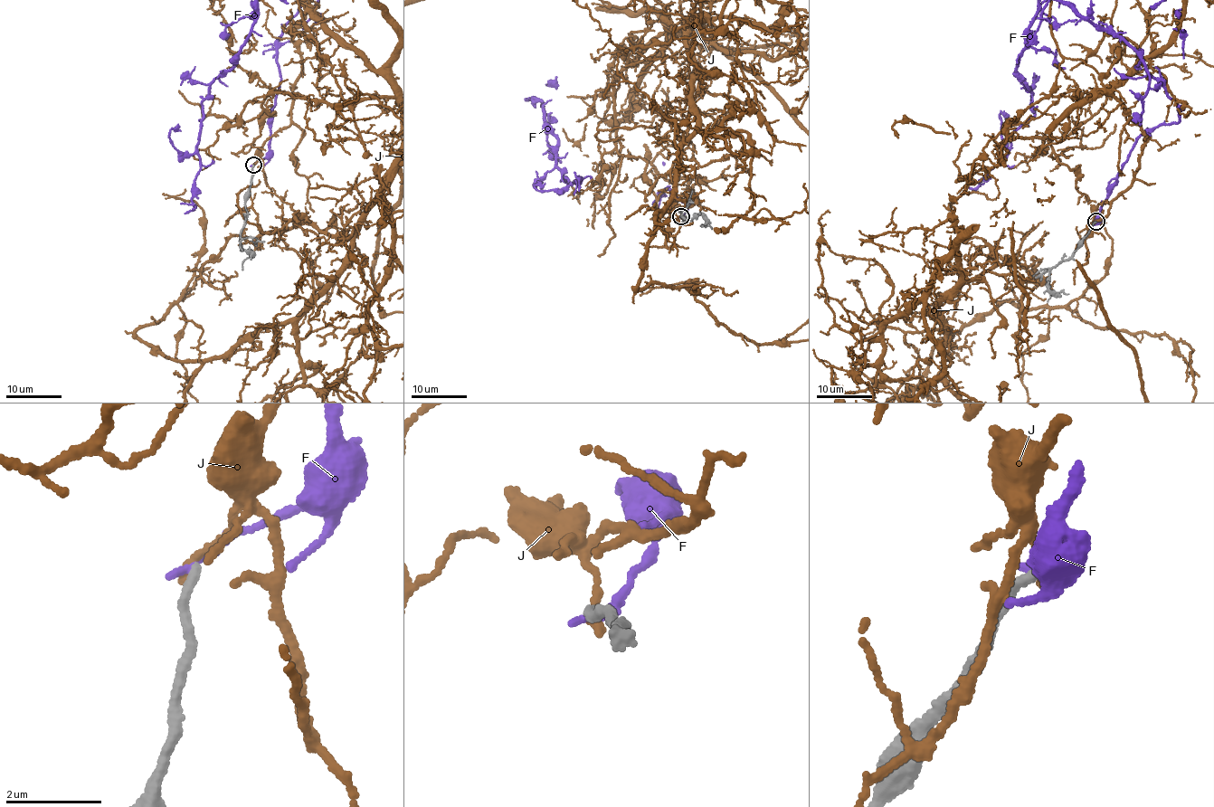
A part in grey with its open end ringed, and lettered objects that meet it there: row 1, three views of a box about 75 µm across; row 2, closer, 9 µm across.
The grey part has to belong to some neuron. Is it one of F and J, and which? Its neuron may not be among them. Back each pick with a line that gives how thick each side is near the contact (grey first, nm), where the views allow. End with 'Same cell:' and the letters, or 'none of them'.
Same cell: none of them

